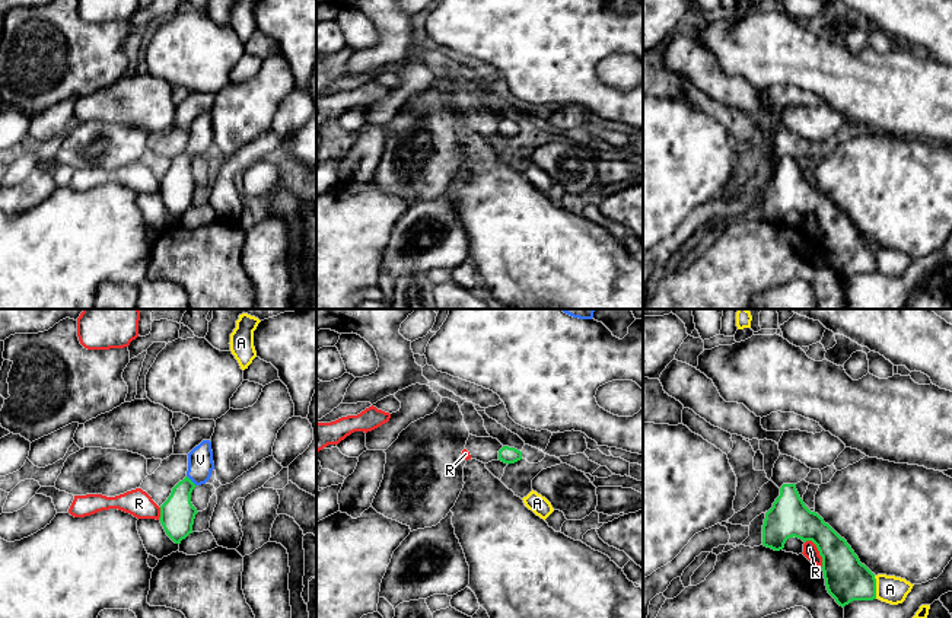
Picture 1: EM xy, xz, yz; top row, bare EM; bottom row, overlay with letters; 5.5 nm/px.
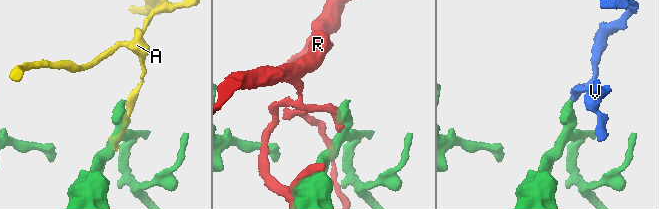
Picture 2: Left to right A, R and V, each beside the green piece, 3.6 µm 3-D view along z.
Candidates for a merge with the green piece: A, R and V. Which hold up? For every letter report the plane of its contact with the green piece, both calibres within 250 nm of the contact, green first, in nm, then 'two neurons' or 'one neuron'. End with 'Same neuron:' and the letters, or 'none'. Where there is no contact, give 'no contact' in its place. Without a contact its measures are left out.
A: meets green in yz; 240 nm thick on the green side, 150 nm on the other; two neurons
R: meets green in yz; 240 nm thick on the green side, 80 nm on the other; two neurons
V: meets green in xy; 190 nm thick on the green side, 140 nm on the other; one neuron
Same neuron: V

